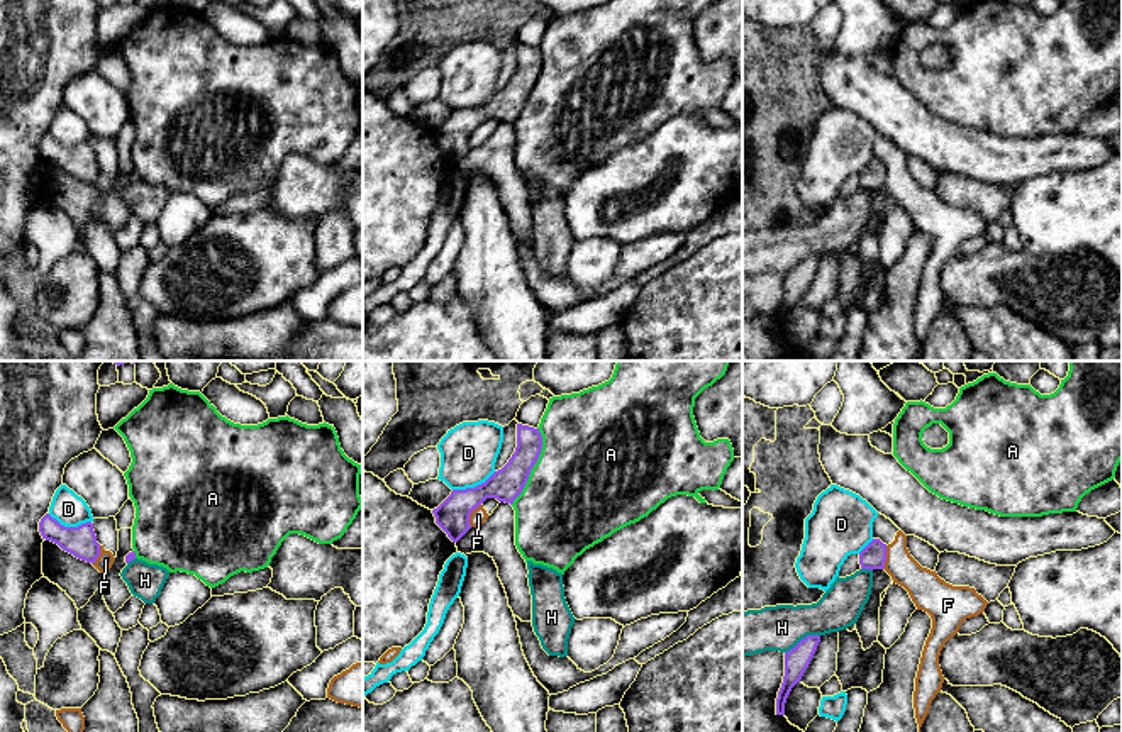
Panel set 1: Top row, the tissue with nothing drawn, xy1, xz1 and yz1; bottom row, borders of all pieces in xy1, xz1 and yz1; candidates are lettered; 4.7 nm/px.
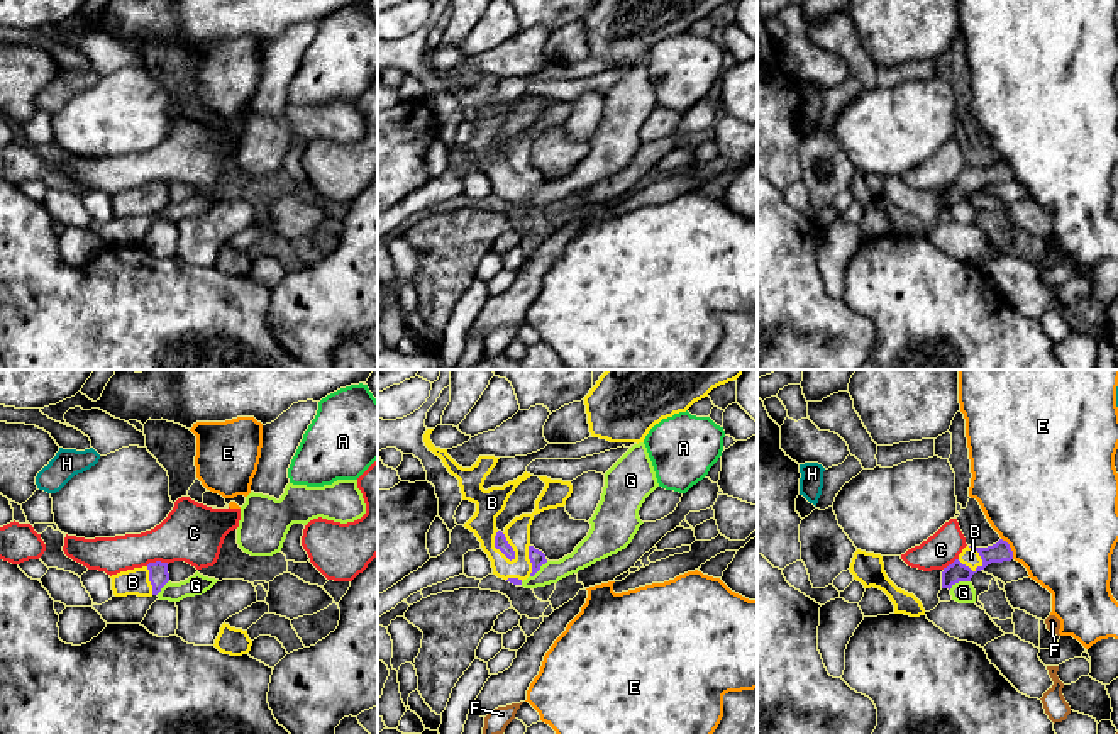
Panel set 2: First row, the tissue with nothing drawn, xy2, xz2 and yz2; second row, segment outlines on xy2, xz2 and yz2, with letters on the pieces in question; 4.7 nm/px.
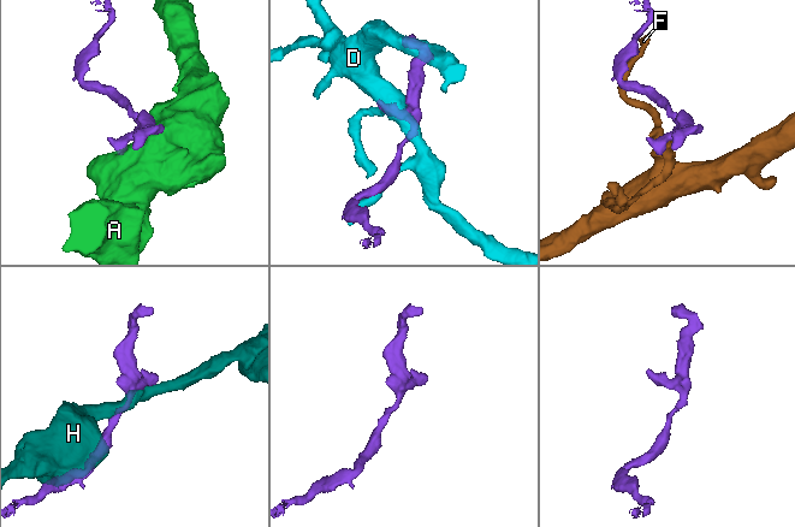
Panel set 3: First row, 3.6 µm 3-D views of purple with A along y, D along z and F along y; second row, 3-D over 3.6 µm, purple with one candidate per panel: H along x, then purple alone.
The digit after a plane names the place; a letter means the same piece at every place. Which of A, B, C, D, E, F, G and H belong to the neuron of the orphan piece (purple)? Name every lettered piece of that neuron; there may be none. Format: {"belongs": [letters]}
{"belongs": ["B"]}

